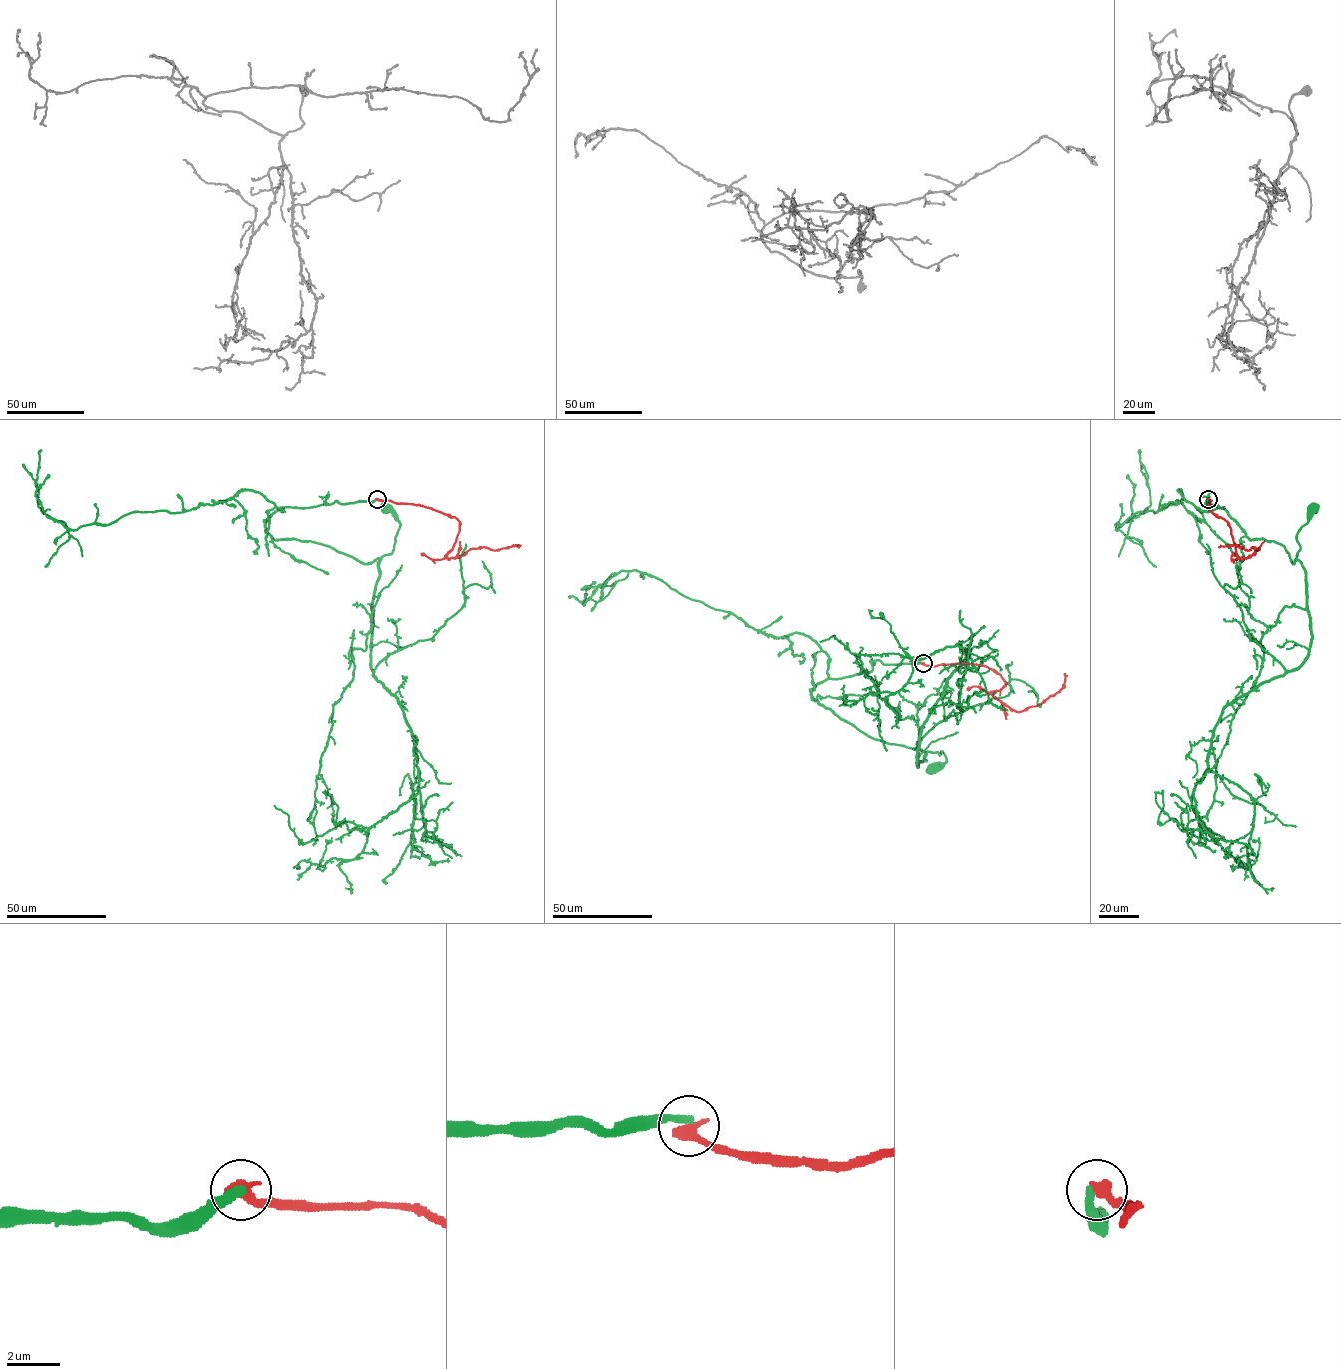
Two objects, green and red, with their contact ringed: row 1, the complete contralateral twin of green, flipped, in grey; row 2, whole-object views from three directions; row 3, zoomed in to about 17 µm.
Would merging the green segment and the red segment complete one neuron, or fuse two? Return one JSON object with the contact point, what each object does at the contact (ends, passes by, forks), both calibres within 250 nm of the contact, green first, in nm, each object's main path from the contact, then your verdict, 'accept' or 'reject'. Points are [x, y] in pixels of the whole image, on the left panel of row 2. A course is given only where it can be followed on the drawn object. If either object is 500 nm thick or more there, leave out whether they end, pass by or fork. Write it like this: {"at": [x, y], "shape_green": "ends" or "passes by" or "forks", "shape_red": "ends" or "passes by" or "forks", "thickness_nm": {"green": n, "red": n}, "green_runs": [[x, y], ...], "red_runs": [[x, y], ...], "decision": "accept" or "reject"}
{"at": [377, 499], "thickness_nm": {"green": 320, "red": 500}, "green_runs": [[376, 499], [284, 507], [265, 529], [274, 539], [314, 541], [370, 563], [394, 548], [400, 523], [386, 508]], "red_runs": [[376, 499], [421, 505], [454, 517], [459, 527], [446, 558], [459, 557], [472, 548], [519, 547]], "decision": "reject"}

